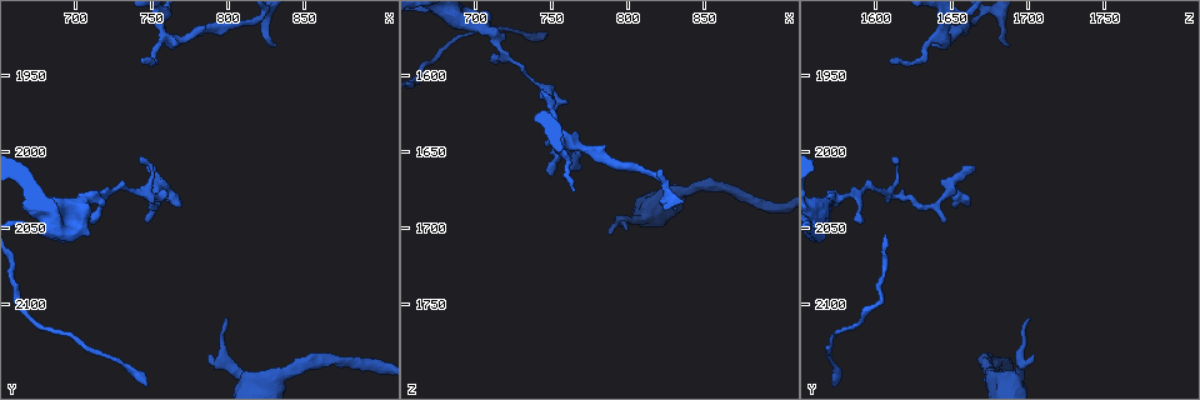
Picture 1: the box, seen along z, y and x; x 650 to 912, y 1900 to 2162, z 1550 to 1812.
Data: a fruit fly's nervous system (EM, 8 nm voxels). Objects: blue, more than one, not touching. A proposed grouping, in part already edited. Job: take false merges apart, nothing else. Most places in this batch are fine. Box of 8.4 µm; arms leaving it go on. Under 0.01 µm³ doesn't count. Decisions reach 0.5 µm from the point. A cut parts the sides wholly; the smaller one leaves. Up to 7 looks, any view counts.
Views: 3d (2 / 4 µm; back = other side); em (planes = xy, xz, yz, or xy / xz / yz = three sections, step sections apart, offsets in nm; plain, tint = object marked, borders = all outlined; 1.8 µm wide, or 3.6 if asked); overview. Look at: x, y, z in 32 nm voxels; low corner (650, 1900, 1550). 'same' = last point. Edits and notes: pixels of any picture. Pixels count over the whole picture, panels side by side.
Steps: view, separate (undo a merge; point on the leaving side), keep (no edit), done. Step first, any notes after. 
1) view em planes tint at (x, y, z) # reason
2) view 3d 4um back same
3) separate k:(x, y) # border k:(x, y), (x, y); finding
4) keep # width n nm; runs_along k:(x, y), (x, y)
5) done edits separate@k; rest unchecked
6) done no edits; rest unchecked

view 3d 2um at (756, 2022, 1650) # abrupt turn

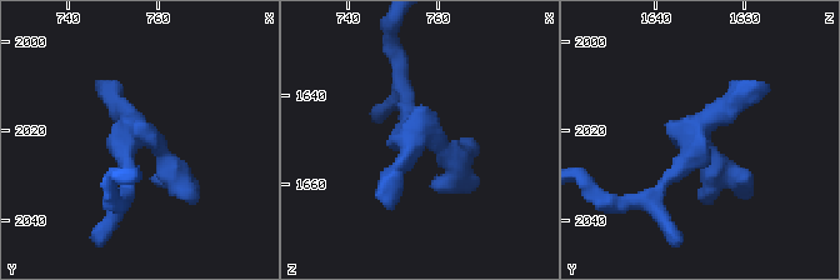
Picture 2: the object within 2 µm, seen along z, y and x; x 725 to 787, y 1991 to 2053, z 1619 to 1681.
view em 3.6um yz step 8 tint at (756, 2021, 1648) # need the tissue

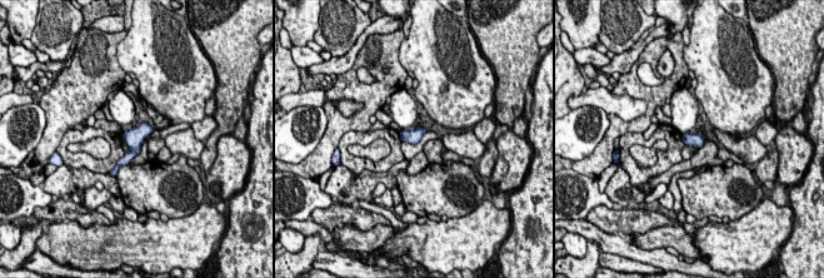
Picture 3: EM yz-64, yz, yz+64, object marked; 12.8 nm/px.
view em 3.6um xz step 4 borders same # cut it another way

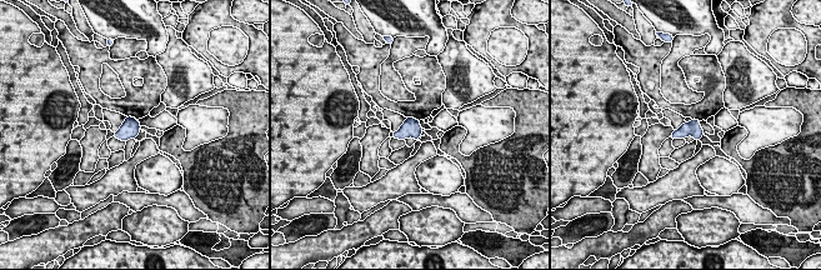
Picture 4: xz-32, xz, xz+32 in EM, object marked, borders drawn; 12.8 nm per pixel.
keep # all the same neuron

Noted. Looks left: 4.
view 3d 4um back at (758, 1920, 1642) # thin neck

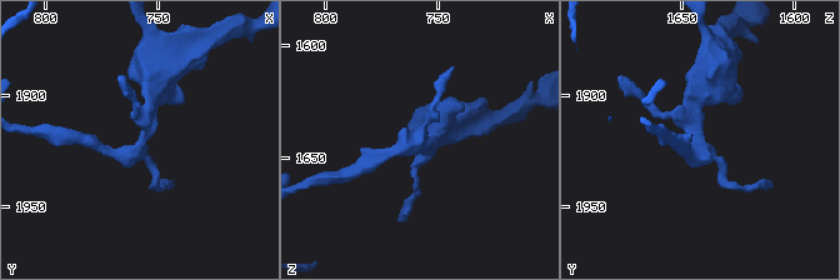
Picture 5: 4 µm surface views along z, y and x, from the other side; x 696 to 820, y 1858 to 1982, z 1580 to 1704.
view em xy step 16 tint at (757, 1921, 1645)

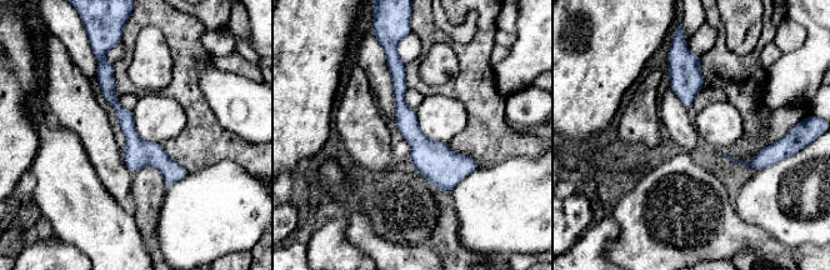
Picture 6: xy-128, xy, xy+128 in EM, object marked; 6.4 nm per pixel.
view em planes tint same

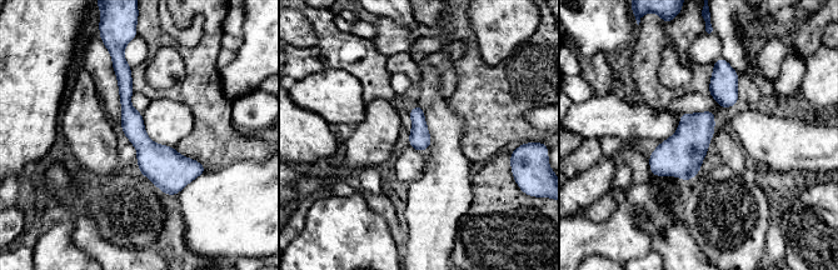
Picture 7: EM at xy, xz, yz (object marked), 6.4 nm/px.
keep # runs_along 7:(120, 66), (133, 128), (174, 191); continuous, no second neuron

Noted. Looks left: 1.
view em 3.6um planes tint at (802, 2140, 1694) # sudden change in width

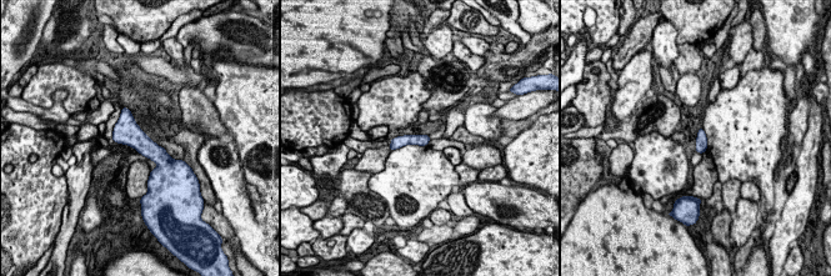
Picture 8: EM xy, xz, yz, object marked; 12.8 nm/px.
keep # width 160 nm; runs_along 8:(425, 138), (401, 140), (393, 146); continuous, no second neuron

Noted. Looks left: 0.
done no edits; rest unchecked

